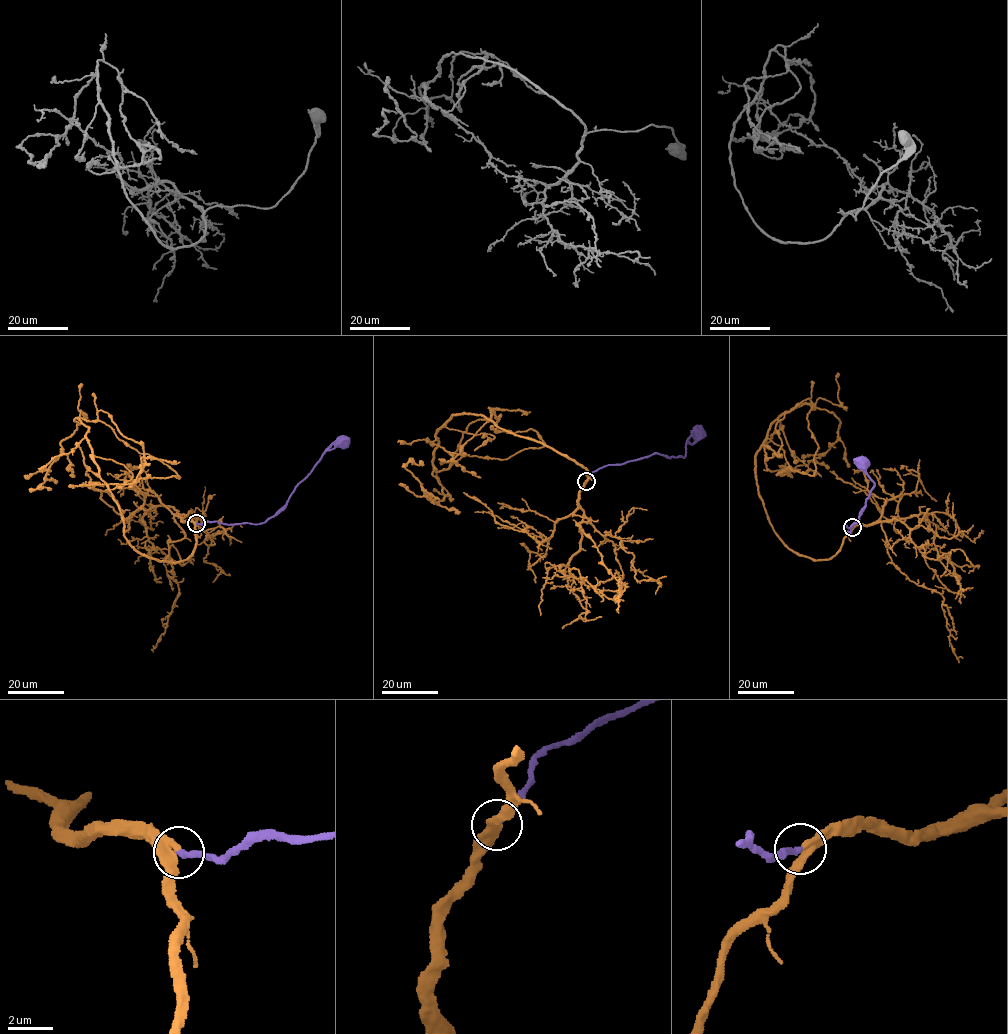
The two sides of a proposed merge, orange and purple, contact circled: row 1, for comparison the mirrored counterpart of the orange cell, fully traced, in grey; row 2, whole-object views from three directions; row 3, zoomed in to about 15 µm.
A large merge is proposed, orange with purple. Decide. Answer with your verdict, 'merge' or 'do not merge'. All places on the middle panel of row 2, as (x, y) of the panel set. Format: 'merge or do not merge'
merge

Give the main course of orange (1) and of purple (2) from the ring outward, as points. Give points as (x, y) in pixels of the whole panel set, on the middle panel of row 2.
1: (586, 482), (582, 465), (464, 413), (436, 434), (436, 471), (492, 411), (438, 459)
2: (586, 481), (593, 471), (607, 465), (659, 453), (684, 457), (685, 443), (696, 435)

